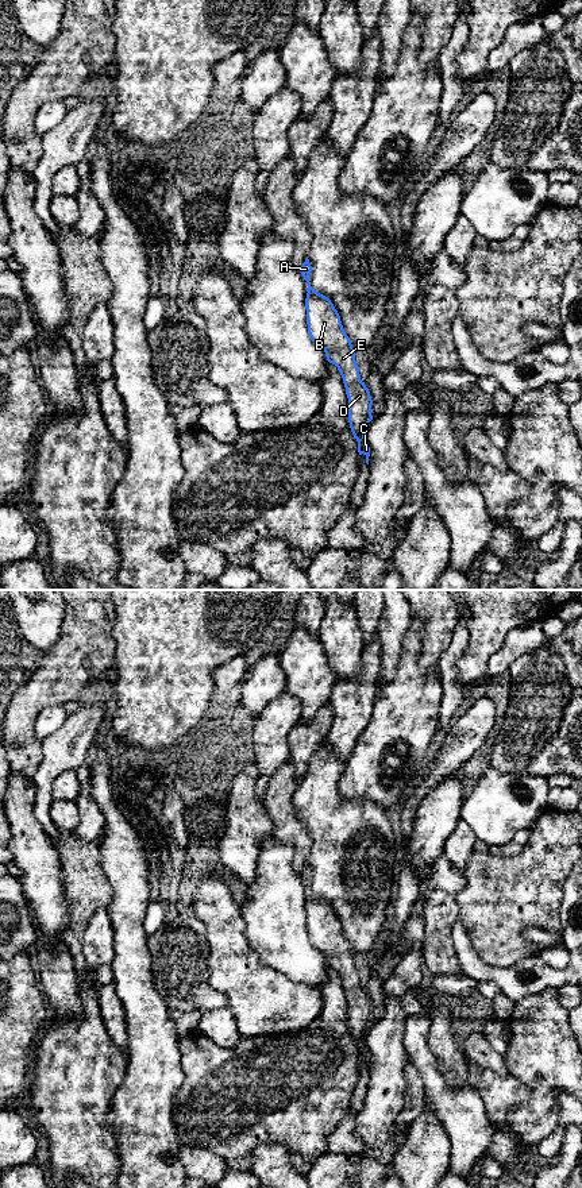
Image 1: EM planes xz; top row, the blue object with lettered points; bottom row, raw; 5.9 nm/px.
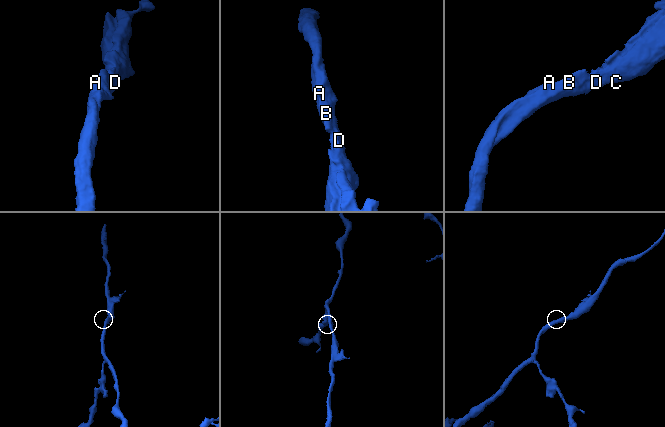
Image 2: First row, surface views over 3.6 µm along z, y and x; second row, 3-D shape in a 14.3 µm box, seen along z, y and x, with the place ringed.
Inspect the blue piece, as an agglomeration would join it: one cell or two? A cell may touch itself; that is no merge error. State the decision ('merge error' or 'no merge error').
no merge error

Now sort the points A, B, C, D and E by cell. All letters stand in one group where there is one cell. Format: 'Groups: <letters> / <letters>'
Groups: A B C D E

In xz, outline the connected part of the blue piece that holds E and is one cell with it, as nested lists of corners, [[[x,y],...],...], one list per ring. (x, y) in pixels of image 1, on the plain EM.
[[[307,863],[300,872],[300,878],[308,888],[305,903],[308,938],[312,946],[324,954],[327,965],[338,972],[343,983],[348,1003],[350,1033],[358,1046],[359,1060],[365,1058],[369,1069],[370,1052],[365,1037],[373,1025],[373,1004],[365,987],[361,986],[355,954],[343,934],[340,921],[331,904],[309,890],[311,876],[312,871]]]

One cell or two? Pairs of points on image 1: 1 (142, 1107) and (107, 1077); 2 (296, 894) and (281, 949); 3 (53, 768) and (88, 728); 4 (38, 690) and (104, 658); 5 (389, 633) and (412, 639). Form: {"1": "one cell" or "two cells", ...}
{"1": "two cells", "2": "one cell", "3": "one cell", "4": "one cell", "5": "two cells"}

